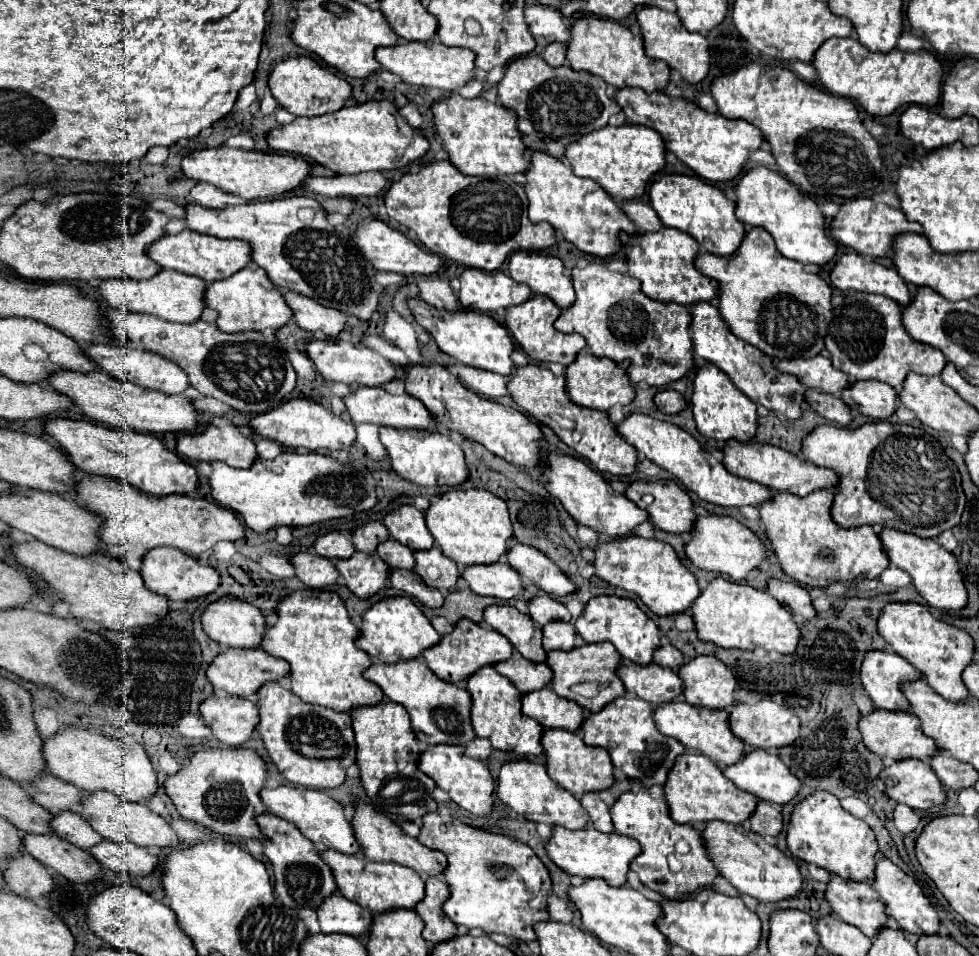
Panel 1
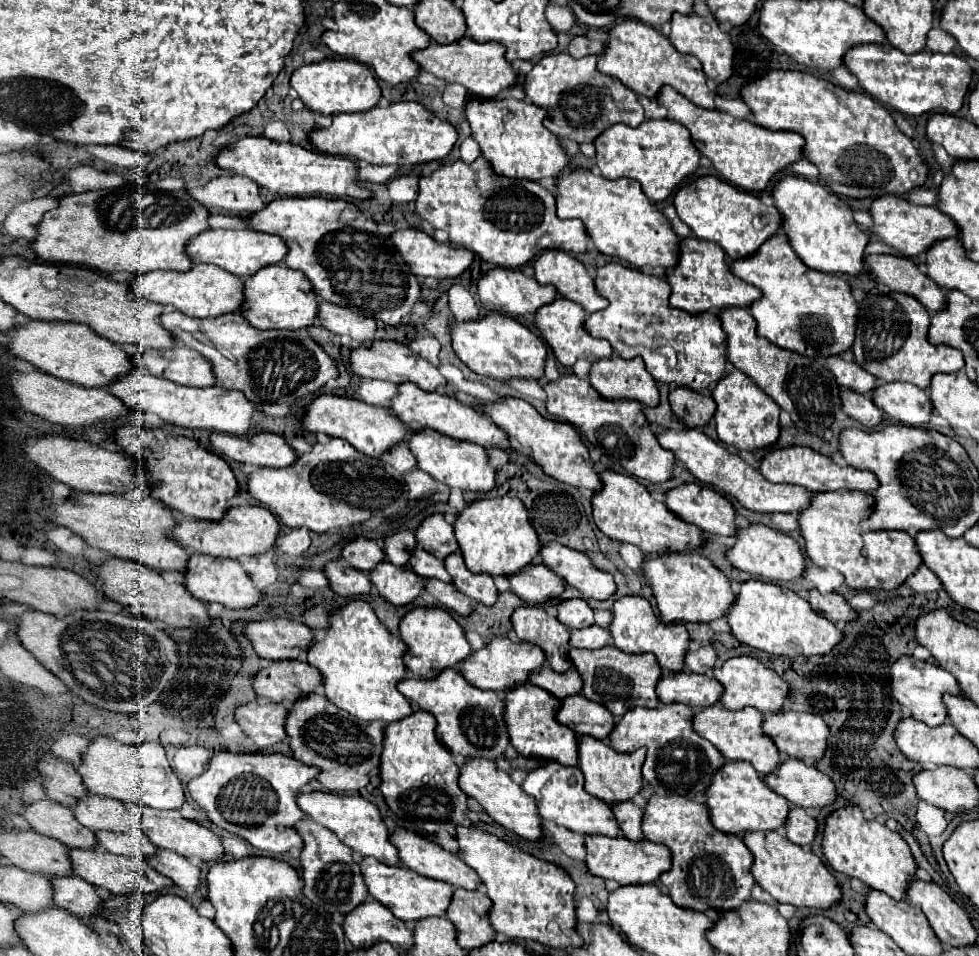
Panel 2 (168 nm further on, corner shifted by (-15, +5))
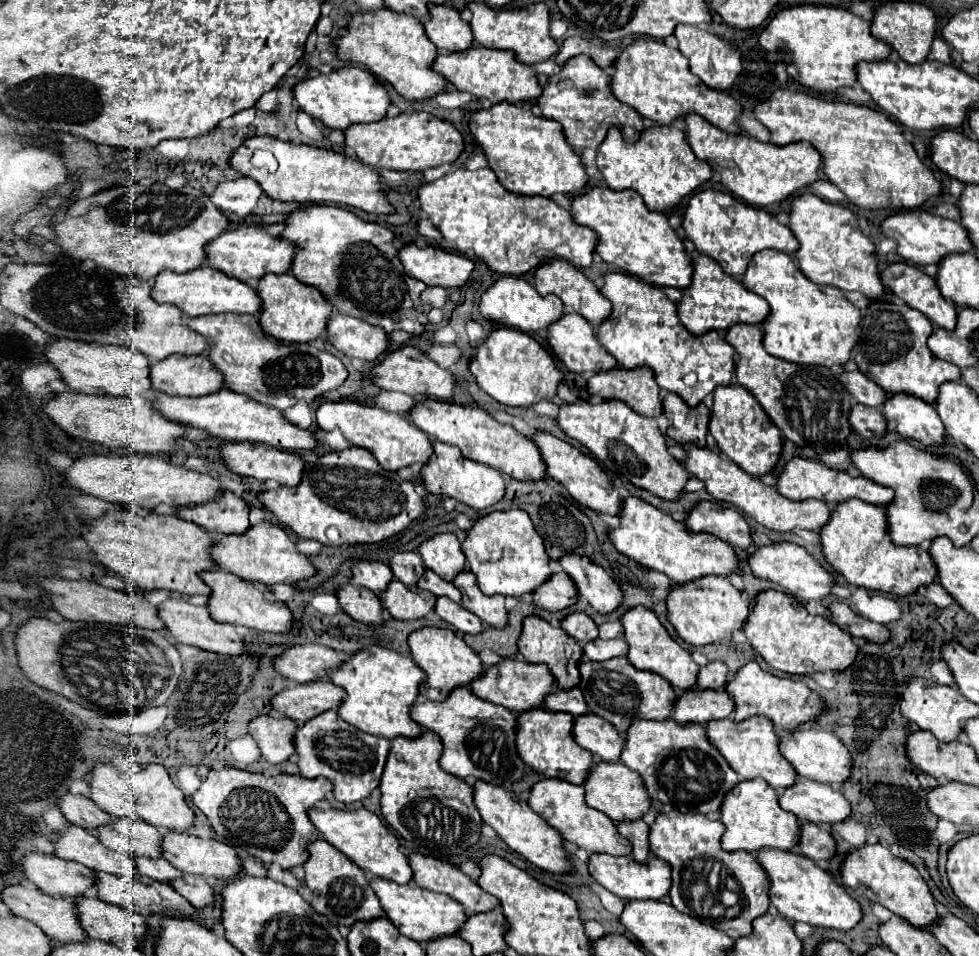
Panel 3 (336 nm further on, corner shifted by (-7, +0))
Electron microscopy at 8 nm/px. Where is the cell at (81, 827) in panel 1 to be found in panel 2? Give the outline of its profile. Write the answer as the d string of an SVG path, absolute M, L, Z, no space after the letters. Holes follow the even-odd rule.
M95 831L95 839L101 849L115 853L115 855L141 855L149 857L155 853L155 845L145 837L135 837L129 833L115 833L115 831Z

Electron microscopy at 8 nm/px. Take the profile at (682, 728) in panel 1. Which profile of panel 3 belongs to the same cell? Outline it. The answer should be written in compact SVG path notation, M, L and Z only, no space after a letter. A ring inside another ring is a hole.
M753 716L743 722L725 718L725 720L711 720L705 728L707 728L709 740L719 748L719 752L725 756L725 760L731 764L731 768L743 780L763 778L773 788L789 788L795 782L797 772L791 768L791 764L779 752L779 736L777 736L777 730L771 724L771 720L767 720L763 716Z

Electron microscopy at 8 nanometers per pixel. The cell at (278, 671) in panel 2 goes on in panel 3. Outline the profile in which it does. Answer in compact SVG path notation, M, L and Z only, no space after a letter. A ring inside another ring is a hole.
M309 682L285 688L281 694L273 696L273 710L291 720L307 722L319 716L319 712L337 710L343 702L343 696L343 688L331 682Z

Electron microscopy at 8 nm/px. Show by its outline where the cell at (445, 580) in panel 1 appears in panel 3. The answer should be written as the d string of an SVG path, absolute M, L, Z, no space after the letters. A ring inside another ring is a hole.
M471 572L457 574L453 584L461 590L463 606L469 612L479 616L487 626L493 626L493 628L507 626L505 596L483 596L483 592L479 592L479 586L475 584L475 576L471 576Z

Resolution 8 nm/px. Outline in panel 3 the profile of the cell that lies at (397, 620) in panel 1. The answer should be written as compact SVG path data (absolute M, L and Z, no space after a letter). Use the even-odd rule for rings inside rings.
M443 628L417 630L409 636L409 646L411 646L411 656L417 662L417 666L427 672L427 680L421 686L421 696L433 702L445 700L457 686L469 686L485 670L477 652L471 650L465 644L465 640L451 630L443 630Z

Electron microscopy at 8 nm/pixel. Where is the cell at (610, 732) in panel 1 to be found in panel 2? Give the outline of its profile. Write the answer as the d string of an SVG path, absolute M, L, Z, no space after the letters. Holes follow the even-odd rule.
M661 703L655 709L629 709L613 727L609 745L615 751L635 751L647 747L643 763L643 779L653 785L655 793L697 797L711 783L711 775L725 763L715 745L701 739L691 727L693 711L683 703Z

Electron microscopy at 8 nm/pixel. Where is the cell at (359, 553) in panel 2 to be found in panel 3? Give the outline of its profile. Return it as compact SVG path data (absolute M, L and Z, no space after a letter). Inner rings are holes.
M351 562L353 570L353 584L361 588L369 588L375 594L381 594L387 590L387 584L393 580L393 572L383 562Z

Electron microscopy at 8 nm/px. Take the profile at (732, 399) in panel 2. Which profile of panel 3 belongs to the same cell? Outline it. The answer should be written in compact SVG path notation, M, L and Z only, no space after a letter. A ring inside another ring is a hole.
M739 384L717 386L713 396L715 396L715 406L711 410L709 432L715 438L719 450L755 478L769 474L779 462L783 446L779 428L769 420L769 416L759 406L755 396L747 392L747 388L741 388Z

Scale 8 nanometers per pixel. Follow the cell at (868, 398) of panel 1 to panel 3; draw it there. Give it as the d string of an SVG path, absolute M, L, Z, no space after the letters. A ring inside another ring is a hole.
M895 394L881 406L887 420L897 420L899 434L913 438L923 446L935 446L947 442L947 430L937 410L909 394Z

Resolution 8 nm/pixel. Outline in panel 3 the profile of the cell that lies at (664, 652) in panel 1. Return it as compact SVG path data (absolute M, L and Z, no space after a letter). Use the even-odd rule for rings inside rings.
M709 662L705 668L699 670L697 688L699 690L725 690L729 682L729 670L725 662Z

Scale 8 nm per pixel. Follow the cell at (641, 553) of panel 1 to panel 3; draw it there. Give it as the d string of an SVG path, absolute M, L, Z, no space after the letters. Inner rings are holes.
M703 576L683 586L673 586L667 596L667 608L669 620L679 636L693 646L705 646L731 640L735 630L743 630L751 612L751 602L745 600L741 590L737 590L725 576Z

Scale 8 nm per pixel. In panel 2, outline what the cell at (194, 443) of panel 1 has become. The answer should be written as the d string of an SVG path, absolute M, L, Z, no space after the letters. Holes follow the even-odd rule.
M211 433L209 437L215 451L227 455L237 463L255 467L287 467L297 459L297 453L275 433L253 433L253 435L227 435Z

